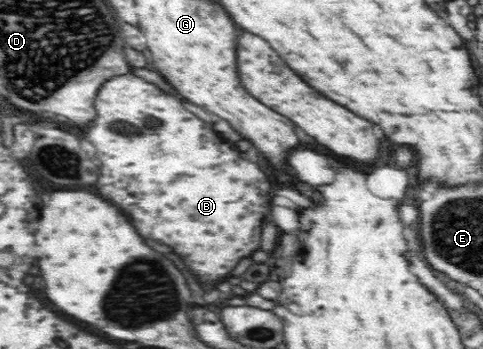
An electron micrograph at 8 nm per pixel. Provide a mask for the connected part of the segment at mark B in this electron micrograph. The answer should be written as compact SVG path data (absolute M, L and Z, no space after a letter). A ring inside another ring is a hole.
M132 73L116 75L114 79L110 79L110 83L106 83L106 87L102 87L102 91L98 91L98 99L94 101L94 105L96 105L96 111L98 111L98 119L94 123L88 123L86 127L82 127L82 135L86 135L86 139L96 147L96 157L100 161L100 175L96 179L96 191L104 199L110 199L116 207L122 207L122 211L126 211L126 215L130 217L134 227L138 227L140 235L156 239L156 241L168 245L170 249L174 249L174 253L180 255L180 259L188 267L188 271L194 271L192 275L198 281L202 279L200 285L210 285L210 283L218 283L218 281L226 279L230 275L230 271L242 259L246 259L246 257L254 255L256 251L260 251L262 227L264 227L264 221L270 217L270 191L272 191L270 189L270 179L266 177L266 171L262 171L262 167L258 167L256 163L250 163L244 157L240 157L240 153L234 147L230 147L228 141L218 137L218 133L214 135L212 127L206 121L202 121L194 113L186 111L182 107L180 99L176 99L170 93L164 93L154 83L148 83L148 81L144 81L144 79L140 79Z

